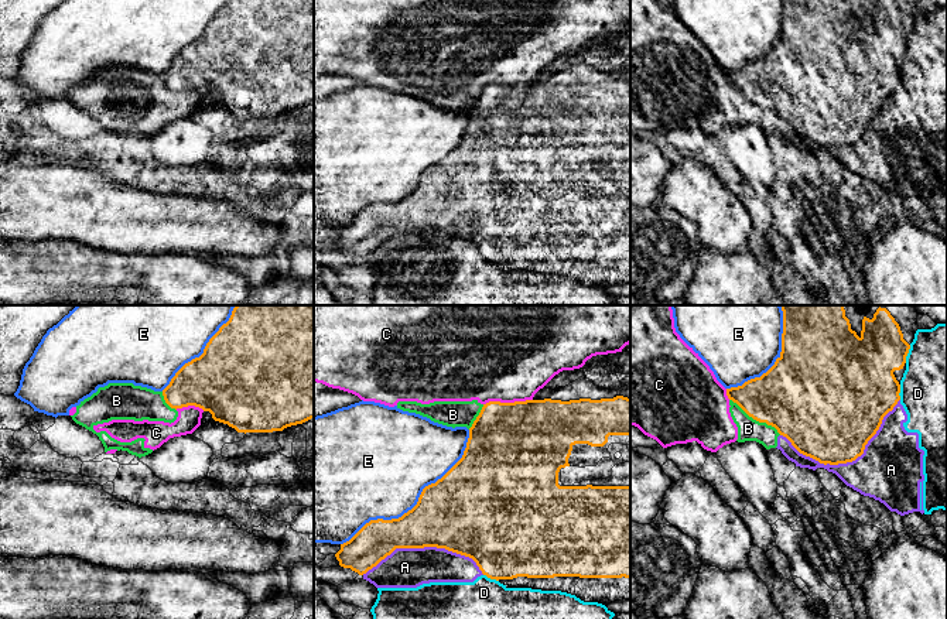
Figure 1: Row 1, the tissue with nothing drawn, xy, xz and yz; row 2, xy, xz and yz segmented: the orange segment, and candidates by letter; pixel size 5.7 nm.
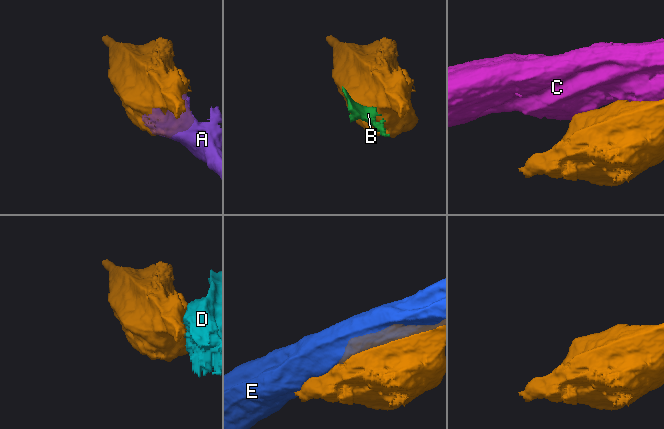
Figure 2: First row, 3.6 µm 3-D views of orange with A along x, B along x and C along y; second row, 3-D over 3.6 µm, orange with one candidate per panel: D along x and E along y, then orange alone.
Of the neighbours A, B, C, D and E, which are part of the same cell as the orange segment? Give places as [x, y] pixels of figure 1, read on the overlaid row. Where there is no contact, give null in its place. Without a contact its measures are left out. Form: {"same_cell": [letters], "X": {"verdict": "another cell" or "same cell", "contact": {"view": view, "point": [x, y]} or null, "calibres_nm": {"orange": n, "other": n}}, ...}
{"same_cell": [], "A": {"verdict": "another cell", "contact": {"view": "yz", "point": [848, 461]}, "calibres_nm": {"orange": 480, "other": 360}}, "B": {"verdict": "another cell", "contact": {"view": "yz", "point": [755, 419]}, "calibres_nm": {"orange": 400, "other": 130}}, "C": {"verdict": "another cell", "contact": {"view": "xz", "point": [508, 403]}, "calibres_nm": {"orange": 500, "other": 480}}, "D": {"verdict": "another cell", "contact": {"view": "yz", "point": [906, 354]}, "calibres_nm": {"orange": 320, "other": 460}}, "E": {"verdict": "another cell", "contact": {"view": "xz", "point": [417, 502]}, "calibres_nm": {"orange": 440, "other": 480}}}

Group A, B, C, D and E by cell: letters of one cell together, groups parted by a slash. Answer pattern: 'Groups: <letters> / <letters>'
Groups: A B C D / E

